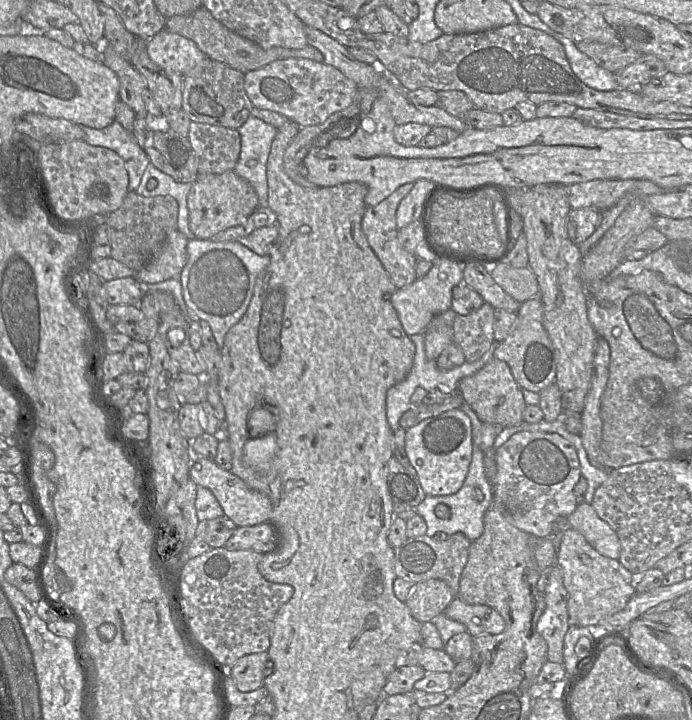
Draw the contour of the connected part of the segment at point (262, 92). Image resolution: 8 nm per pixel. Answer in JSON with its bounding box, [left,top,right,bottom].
[244,58,359,127]

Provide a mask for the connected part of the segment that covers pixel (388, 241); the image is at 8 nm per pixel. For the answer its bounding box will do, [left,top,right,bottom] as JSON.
[362,183,418,288]

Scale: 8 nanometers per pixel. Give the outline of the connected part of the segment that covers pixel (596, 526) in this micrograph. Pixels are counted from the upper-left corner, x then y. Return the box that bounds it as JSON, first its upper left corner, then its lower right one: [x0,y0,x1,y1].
[567,502,621,561]

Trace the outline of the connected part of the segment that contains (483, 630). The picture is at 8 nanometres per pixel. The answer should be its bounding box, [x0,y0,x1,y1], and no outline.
[444,597,505,636]

